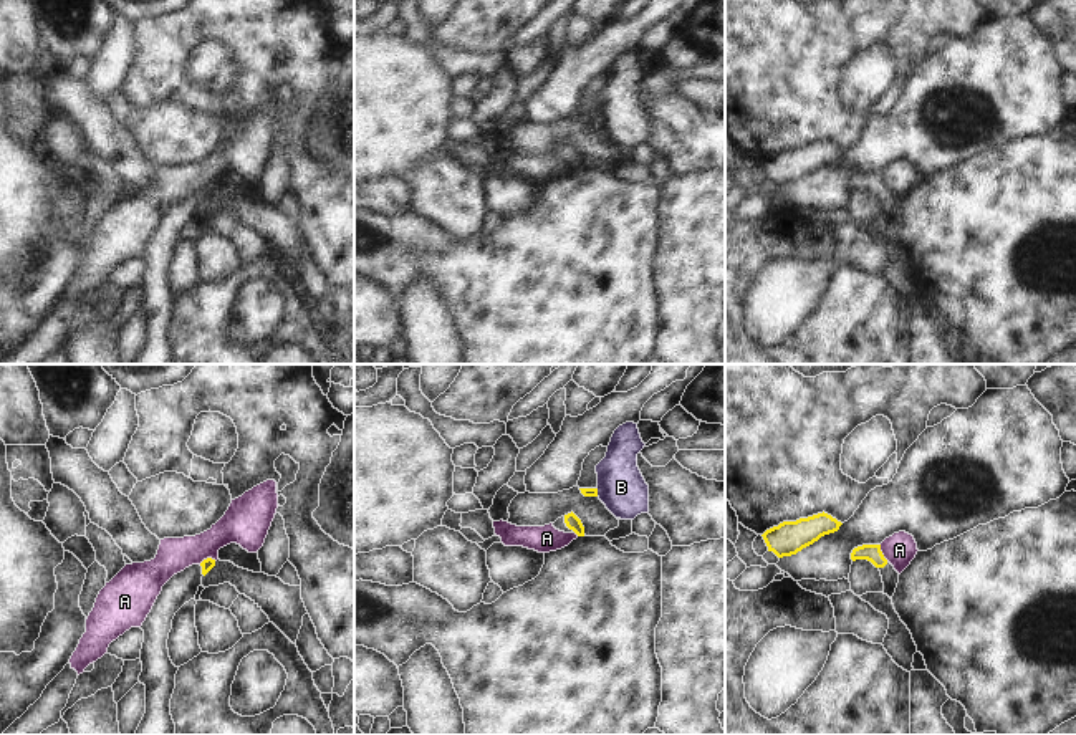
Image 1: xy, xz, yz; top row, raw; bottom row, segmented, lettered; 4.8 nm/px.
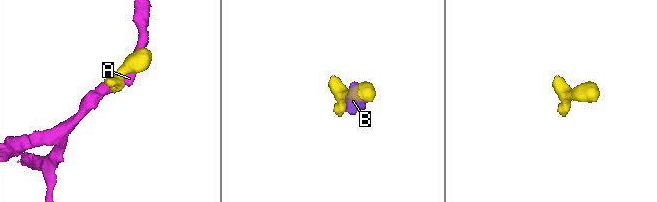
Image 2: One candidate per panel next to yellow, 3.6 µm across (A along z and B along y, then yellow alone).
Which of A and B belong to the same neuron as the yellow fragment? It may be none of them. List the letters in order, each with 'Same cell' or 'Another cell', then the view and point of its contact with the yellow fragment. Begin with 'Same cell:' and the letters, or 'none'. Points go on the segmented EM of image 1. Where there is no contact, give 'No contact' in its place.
Same cell: none
A: Another cell. Touches yellow at xy (207, 558)
B: Another cell. Touches yellow at xz (596, 492)

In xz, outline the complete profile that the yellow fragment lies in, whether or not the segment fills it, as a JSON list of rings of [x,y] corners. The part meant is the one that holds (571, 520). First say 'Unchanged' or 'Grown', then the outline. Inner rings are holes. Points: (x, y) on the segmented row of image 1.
Grown. [[[573,512],[558,518],[553,526],[564,533],[576,533],[578,536],[584,536],[584,526]]]

